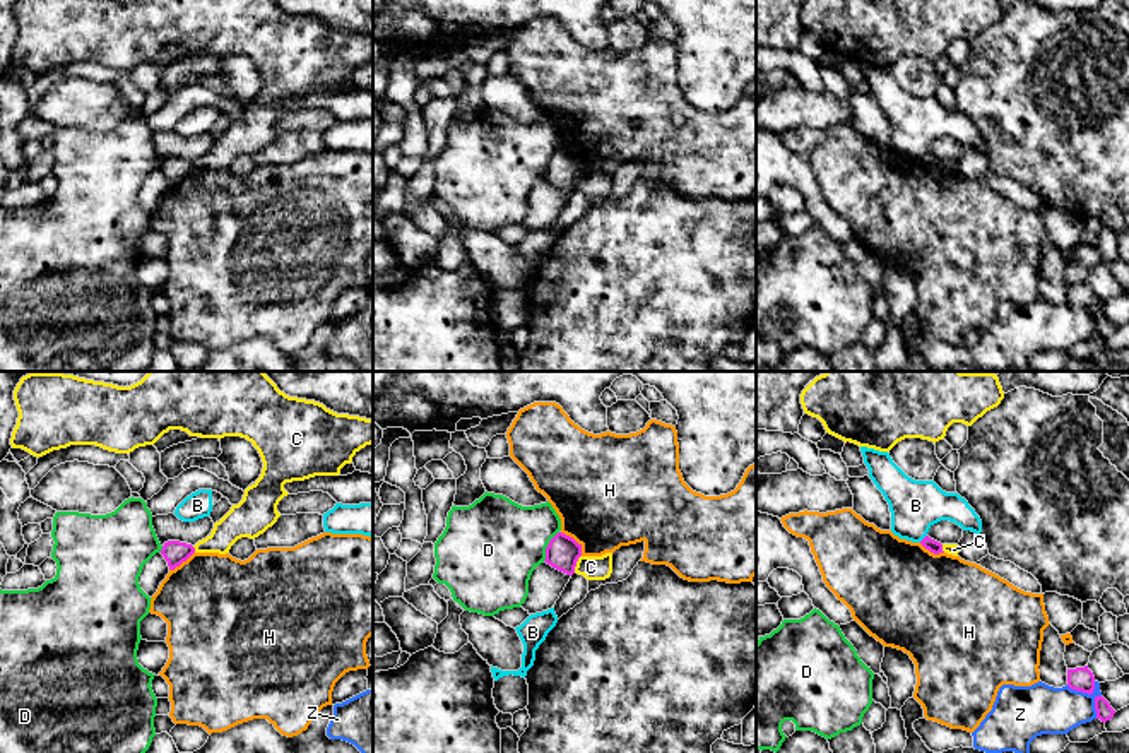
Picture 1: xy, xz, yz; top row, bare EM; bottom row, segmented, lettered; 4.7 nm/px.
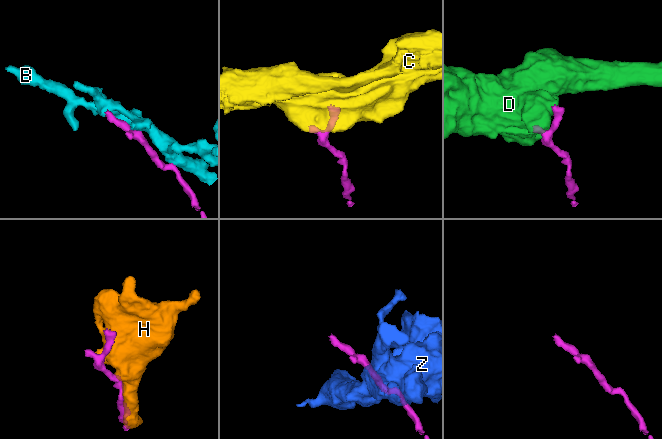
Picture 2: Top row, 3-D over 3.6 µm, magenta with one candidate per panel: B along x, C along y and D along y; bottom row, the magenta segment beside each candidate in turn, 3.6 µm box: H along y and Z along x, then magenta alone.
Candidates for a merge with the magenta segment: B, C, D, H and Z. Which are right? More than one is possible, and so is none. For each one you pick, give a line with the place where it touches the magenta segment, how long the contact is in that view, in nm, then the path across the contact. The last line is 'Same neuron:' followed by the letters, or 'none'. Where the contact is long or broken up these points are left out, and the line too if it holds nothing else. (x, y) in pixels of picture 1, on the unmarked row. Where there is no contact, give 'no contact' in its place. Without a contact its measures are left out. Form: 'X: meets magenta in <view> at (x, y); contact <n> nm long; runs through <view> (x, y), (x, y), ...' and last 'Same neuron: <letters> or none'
Same neuron: none

